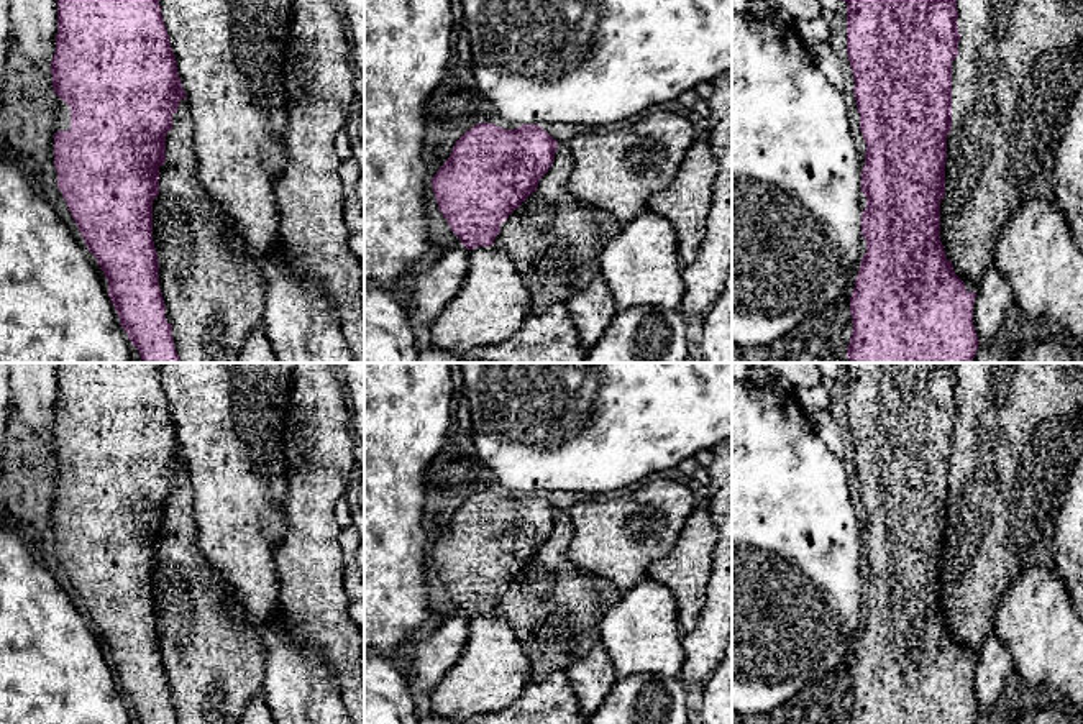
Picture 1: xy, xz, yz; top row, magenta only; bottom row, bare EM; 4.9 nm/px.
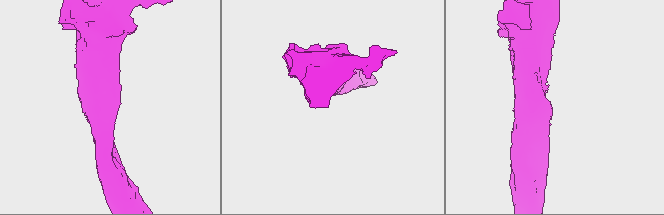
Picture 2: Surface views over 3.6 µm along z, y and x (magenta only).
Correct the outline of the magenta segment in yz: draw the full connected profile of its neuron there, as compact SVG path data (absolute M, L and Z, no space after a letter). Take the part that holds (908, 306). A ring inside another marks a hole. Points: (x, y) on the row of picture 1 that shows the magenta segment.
M845 0L847 2L847 54L853 72L853 94L860 113L863 135L865 167L861 169L861 192L866 207L861 212L861 236L866 253L861 256L855 289L850 297L852 338L847 348L850 363L973 363L978 350L978 335L973 325L973 304L976 292L970 292L953 273L940 241L940 200L945 195L947 135L952 130L952 62L958 56L958 11L957 0Z

